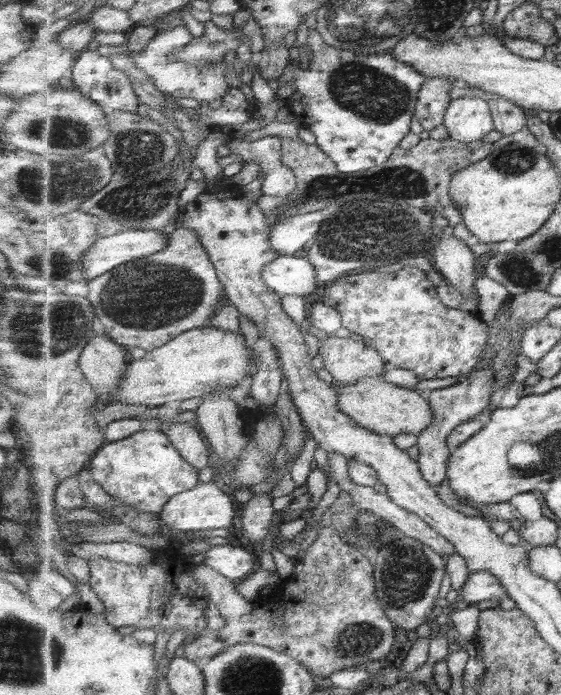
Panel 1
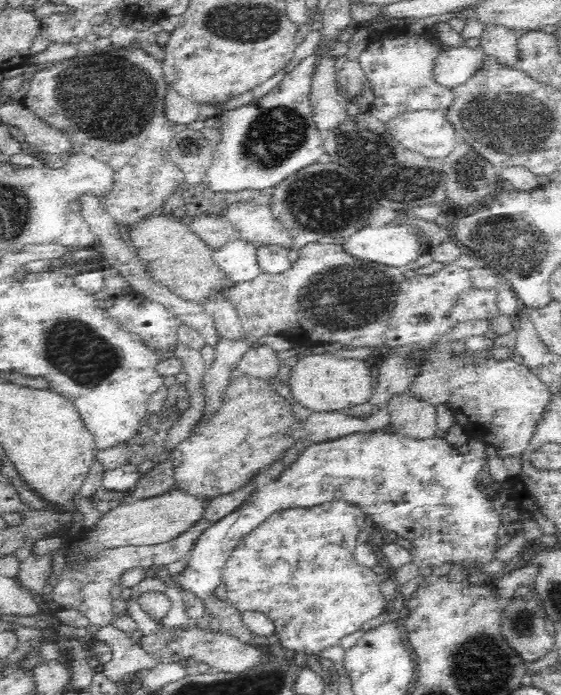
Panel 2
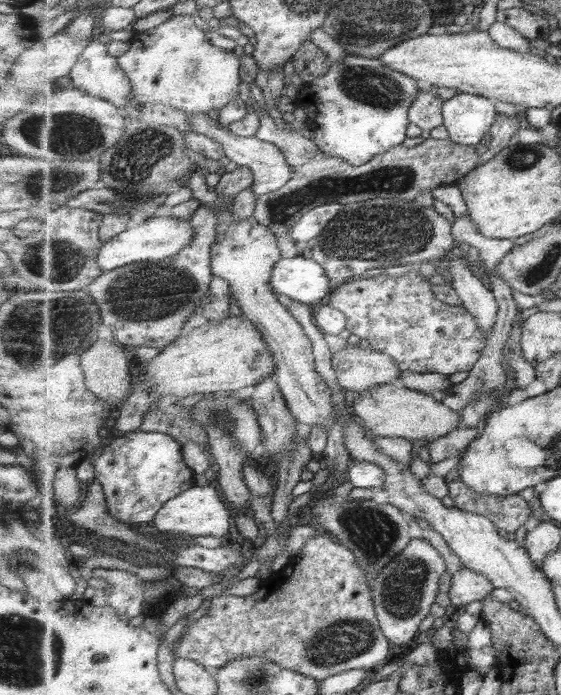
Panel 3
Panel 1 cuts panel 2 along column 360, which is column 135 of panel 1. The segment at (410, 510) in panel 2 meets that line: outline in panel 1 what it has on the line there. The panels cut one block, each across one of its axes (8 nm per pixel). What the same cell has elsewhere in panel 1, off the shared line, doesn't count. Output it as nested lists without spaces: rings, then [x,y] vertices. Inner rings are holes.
[[[146,426],[144,430],[132,434],[122,441],[106,442],[92,457],[89,466],[94,472],[94,479],[113,497],[127,506],[134,506],[137,510],[160,514],[166,504],[178,494],[186,490],[193,490],[199,483],[197,470],[183,455],[162,430],[153,426]]]

